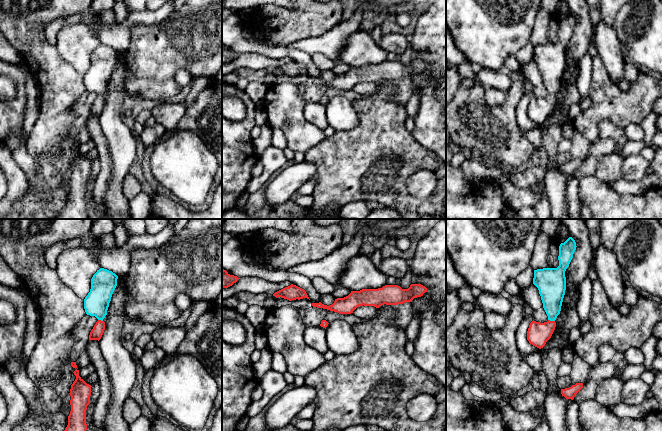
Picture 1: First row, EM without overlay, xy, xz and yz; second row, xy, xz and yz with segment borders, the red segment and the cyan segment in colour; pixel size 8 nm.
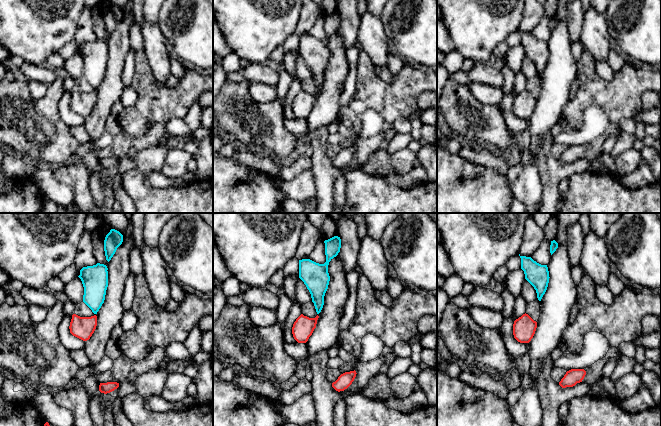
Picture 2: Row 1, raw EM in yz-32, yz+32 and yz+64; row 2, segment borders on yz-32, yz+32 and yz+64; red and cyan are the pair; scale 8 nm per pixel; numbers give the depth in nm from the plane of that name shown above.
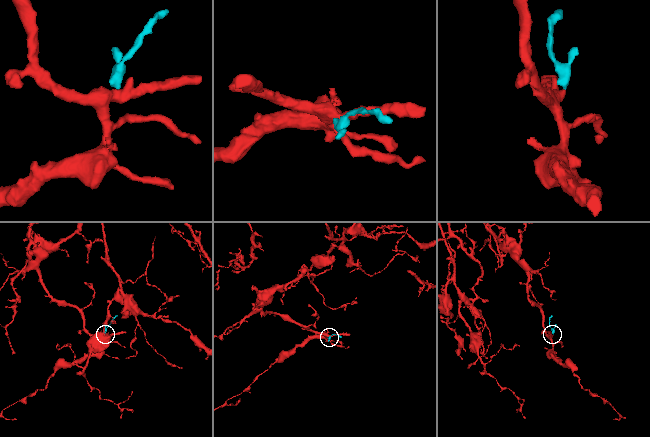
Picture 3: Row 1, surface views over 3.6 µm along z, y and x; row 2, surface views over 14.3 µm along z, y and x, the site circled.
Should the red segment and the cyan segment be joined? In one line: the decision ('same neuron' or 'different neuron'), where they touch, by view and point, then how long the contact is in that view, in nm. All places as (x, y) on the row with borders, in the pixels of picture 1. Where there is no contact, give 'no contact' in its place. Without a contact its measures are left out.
same neuron; contact yz (551, 321); length 60 nm

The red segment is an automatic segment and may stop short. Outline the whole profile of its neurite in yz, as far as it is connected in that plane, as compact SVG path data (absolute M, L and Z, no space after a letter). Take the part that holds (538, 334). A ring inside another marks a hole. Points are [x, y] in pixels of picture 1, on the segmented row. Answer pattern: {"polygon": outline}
{"polygon": "M569 237L559 246L559 266L557 268L534 270L533 284L539 290L548 321L540 323L533 320L527 331L527 340L539 349L545 346L555 330L555 320L560 314L566 290L565 271L573 258L576 247L575 240Z"}

